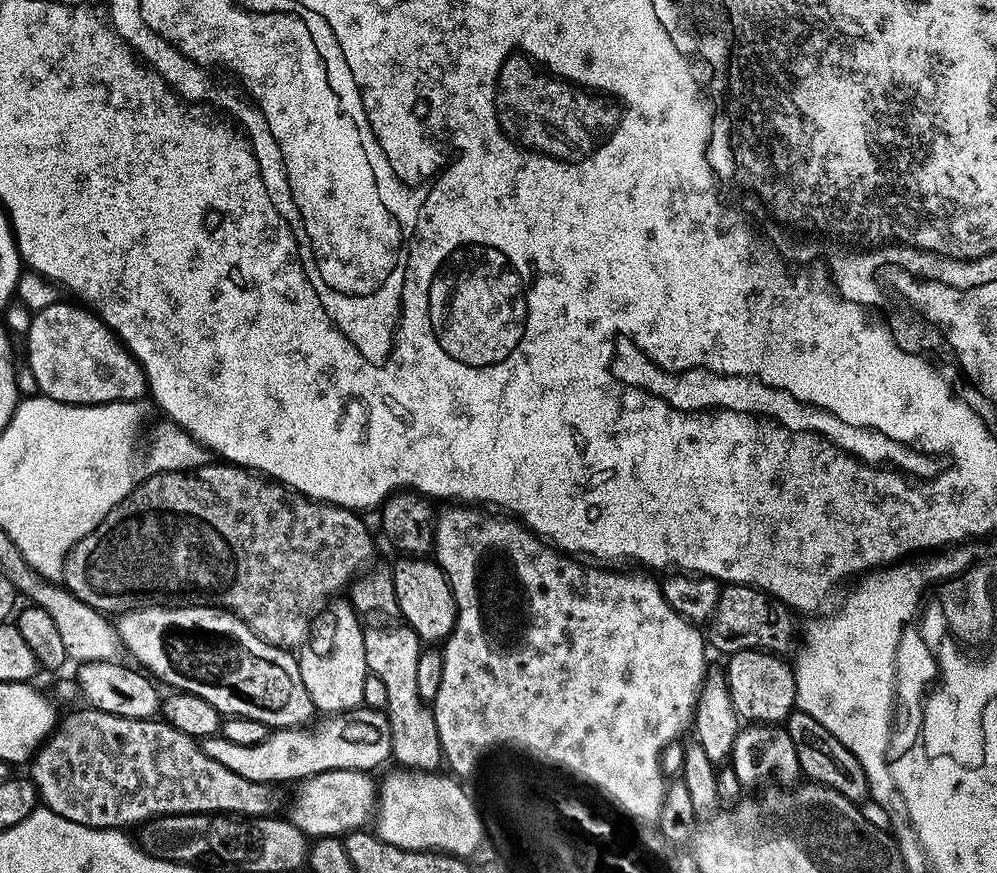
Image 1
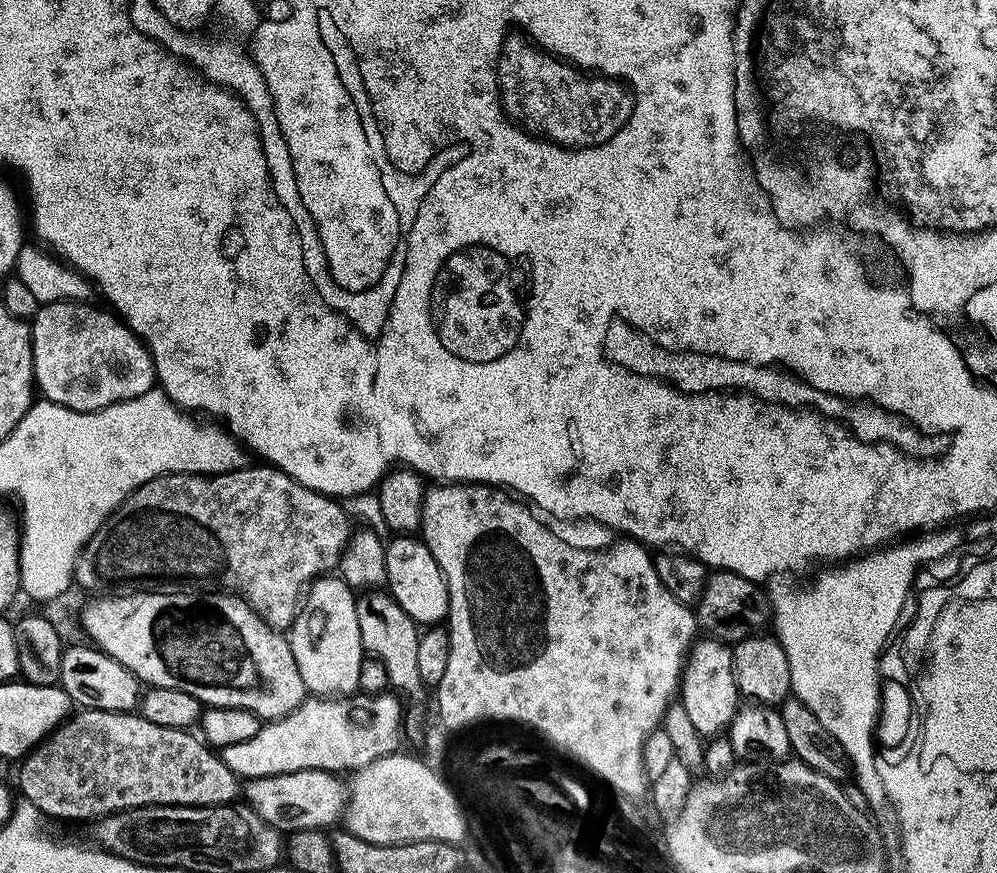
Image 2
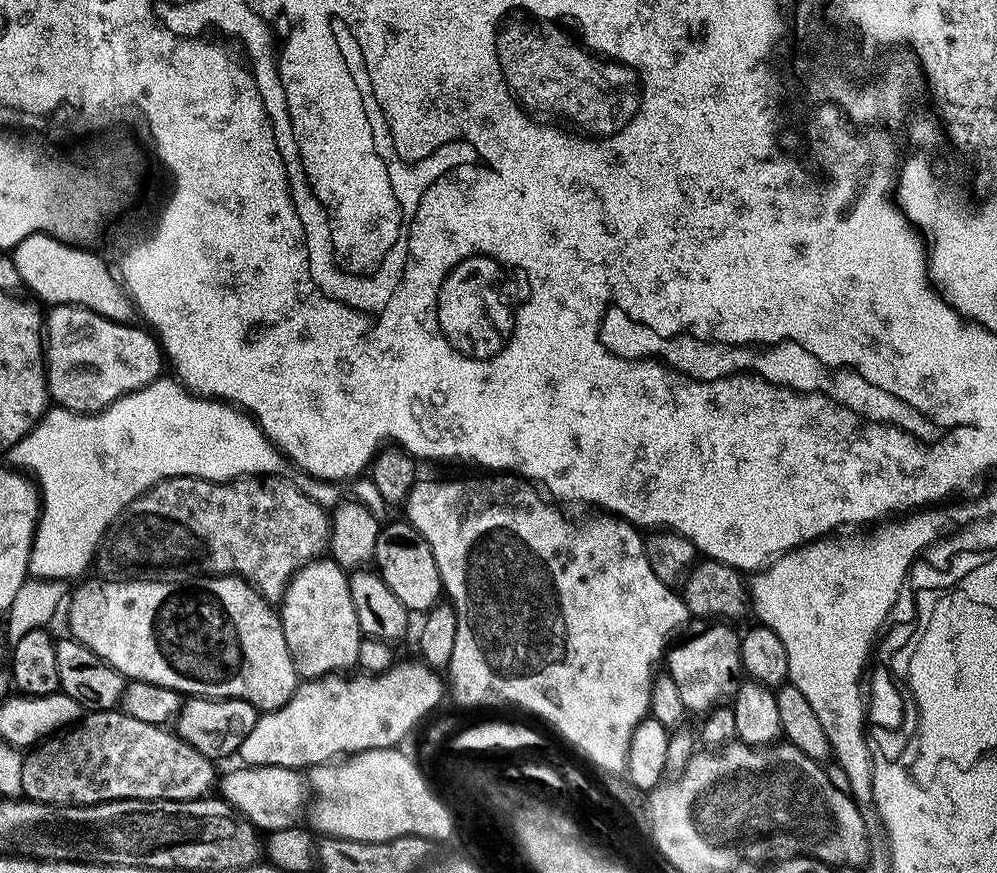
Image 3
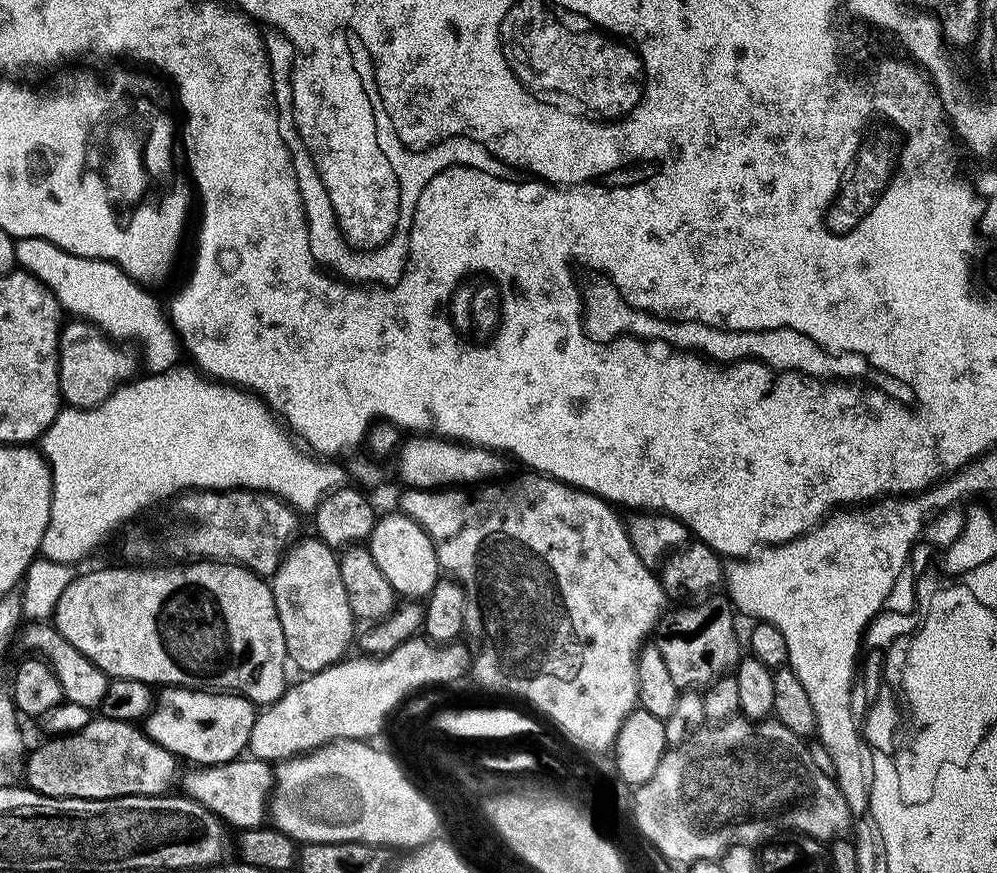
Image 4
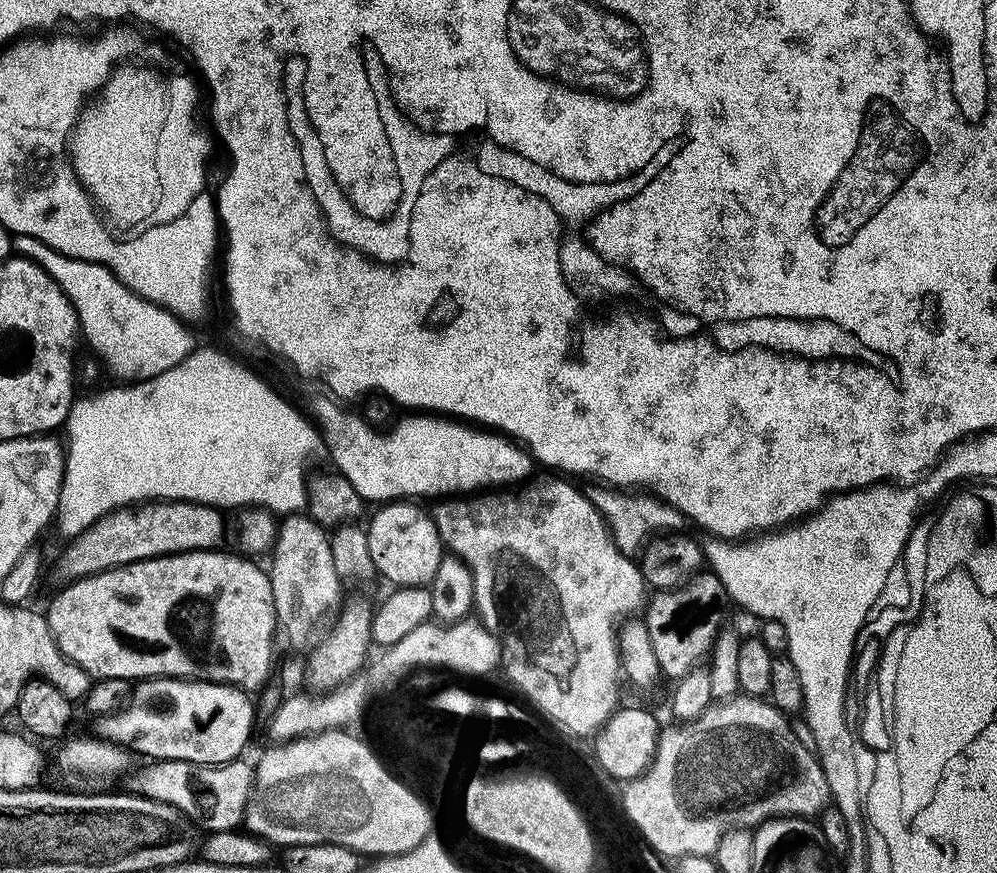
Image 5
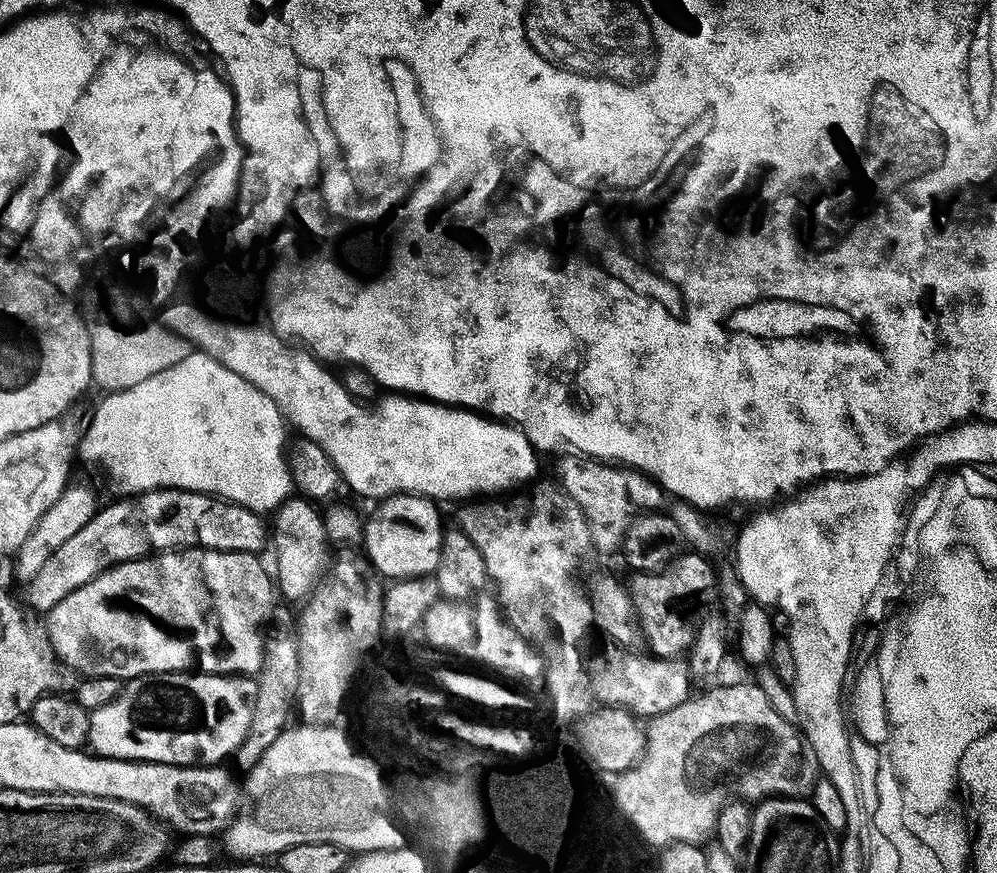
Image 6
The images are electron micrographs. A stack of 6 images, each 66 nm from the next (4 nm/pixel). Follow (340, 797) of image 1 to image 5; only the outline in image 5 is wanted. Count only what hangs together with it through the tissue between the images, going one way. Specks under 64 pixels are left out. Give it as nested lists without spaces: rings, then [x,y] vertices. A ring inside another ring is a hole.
[[[237,758],[225,764],[195,764],[185,760],[157,760],[149,763],[149,768],[144,768],[132,780],[131,791],[158,802],[166,802],[182,814],[186,814],[195,827],[205,833],[230,831],[239,829],[244,823],[244,811],[248,805],[248,799],[252,797],[252,785],[254,783],[254,768],[247,764],[244,758]]]

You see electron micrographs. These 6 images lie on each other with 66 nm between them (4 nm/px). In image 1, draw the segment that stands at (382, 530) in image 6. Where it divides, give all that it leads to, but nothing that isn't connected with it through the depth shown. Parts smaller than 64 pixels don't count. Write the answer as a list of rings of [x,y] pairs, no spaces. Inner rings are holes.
[[[404,556],[391,565],[394,594],[398,598],[403,623],[420,635],[424,642],[443,642],[456,624],[456,603],[450,582],[439,563],[432,558]]]

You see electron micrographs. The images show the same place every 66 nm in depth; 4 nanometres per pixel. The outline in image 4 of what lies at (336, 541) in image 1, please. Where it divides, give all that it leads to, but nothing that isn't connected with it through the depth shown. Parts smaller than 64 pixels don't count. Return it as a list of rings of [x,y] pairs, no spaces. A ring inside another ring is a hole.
[[[228,488],[225,492],[189,490],[179,493],[175,504],[180,520],[164,529],[132,528],[125,534],[124,556],[128,559],[125,561],[136,566],[152,566],[157,562],[180,566],[185,562],[211,560],[240,564],[257,576],[270,578],[284,561],[284,554],[297,539],[296,531],[300,528],[301,517],[288,501],[249,488]]]

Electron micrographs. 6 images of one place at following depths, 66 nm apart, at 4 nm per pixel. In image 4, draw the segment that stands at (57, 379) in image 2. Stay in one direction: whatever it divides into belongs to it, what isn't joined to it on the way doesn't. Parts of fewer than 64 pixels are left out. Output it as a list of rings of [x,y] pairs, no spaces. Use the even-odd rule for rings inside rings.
[[[76,318],[73,320],[70,320],[70,323],[68,321],[61,327],[60,332],[60,350],[59,350],[59,384],[60,384],[60,395],[61,399],[69,406],[74,408],[94,408],[97,405],[101,404],[102,401],[104,401],[108,396],[112,395],[116,391],[116,389],[120,386],[120,384],[125,383],[126,381],[129,381],[130,379],[133,379],[135,377],[135,370],[136,370],[136,360],[138,364],[138,358],[137,355],[135,356],[122,349],[125,347],[122,347],[121,345],[118,345],[115,341],[112,341],[110,338],[106,337],[104,334],[98,330],[93,324],[84,321],[82,319]]]

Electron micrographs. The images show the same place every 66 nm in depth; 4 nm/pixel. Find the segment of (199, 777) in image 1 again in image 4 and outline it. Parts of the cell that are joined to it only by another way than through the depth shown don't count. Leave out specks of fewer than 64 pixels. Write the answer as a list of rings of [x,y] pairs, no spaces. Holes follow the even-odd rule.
[[[96,716],[82,730],[50,739],[24,762],[27,787],[47,797],[108,800],[110,797],[159,796],[167,793],[178,778],[177,757],[158,746],[132,722]]]

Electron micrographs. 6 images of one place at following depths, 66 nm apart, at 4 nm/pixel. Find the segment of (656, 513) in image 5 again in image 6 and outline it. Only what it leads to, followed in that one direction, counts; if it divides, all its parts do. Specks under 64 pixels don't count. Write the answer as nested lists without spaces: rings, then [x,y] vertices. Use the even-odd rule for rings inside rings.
[[[568,454],[564,458],[560,464],[559,487],[574,498],[574,502],[578,502],[592,531],[592,543],[597,553],[619,553],[632,521],[645,512],[660,512],[664,508],[664,489],[652,477],[645,476],[635,468],[617,466],[579,454]]]

